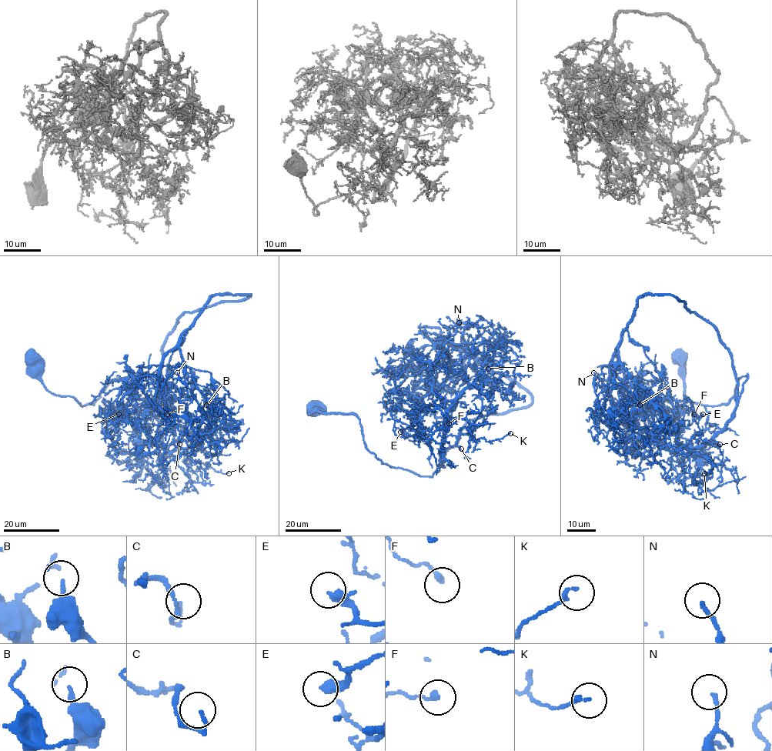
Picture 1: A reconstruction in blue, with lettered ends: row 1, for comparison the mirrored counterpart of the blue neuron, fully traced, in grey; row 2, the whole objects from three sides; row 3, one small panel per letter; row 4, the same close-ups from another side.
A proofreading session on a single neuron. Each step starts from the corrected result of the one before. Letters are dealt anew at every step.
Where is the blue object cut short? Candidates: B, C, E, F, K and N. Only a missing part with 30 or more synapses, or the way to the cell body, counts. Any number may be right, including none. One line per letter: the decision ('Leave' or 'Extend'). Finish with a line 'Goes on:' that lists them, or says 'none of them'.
B: Leave
C: Leave
E: Leave
F: Leave
K: Leave
N: Leave
Goes on: none of them

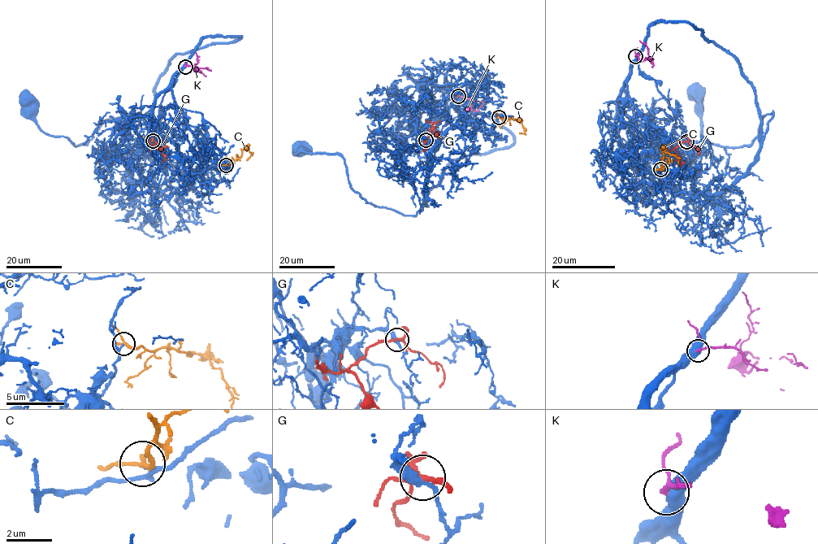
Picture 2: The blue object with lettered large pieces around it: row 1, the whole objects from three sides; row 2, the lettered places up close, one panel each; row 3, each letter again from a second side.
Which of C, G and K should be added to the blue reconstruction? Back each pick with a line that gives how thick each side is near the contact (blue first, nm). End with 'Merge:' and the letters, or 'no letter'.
Merge: no letter

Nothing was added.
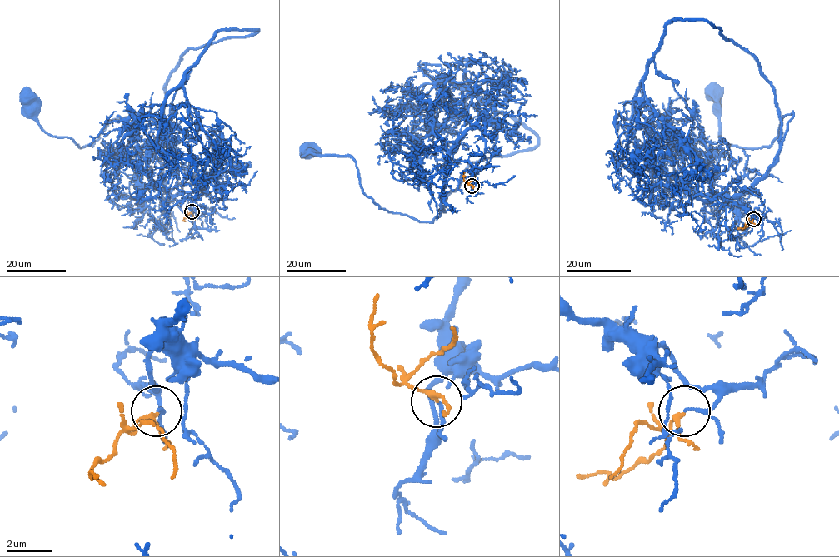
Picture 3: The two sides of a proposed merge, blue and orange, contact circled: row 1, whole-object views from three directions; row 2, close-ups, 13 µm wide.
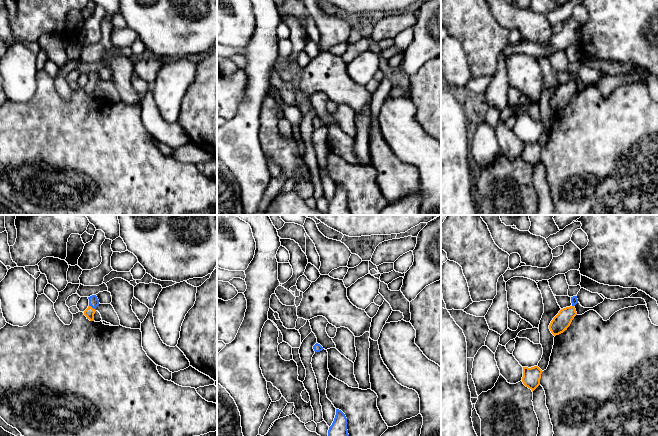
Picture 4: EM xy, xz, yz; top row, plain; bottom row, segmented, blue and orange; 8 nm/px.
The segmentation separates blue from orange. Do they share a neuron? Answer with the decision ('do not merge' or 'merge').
merge

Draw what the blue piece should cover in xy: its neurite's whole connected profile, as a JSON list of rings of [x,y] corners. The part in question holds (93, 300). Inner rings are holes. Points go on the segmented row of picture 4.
[[[92,295],[92,296],[88,297],[88,299],[89,299],[89,306],[84,311],[84,315],[90,321],[94,321],[94,314],[96,312],[96,307],[99,305],[99,300],[96,295]]]

